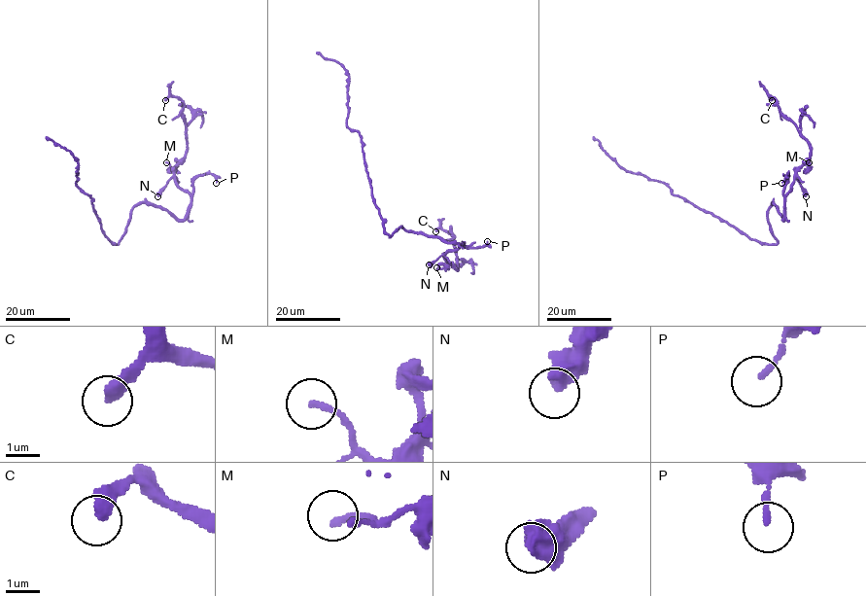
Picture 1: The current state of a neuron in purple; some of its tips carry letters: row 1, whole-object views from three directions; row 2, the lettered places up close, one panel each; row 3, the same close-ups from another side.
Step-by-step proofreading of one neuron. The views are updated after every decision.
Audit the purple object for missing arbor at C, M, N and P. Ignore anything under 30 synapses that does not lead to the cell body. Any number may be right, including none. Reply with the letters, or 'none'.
none

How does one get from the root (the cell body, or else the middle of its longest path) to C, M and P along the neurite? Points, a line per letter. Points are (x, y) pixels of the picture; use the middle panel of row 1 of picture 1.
C: (398, 229), (401, 227), (462, 243), (444, 255), (457, 269), (453, 237), (439, 227), (435, 231)
M: (398, 229), (401, 227), (405, 230), (462, 243), (444, 255), (450, 263), (447, 267), (436, 267)
P: (398, 229), (401, 227), (405, 230), (474, 248), (483, 247), (487, 241)

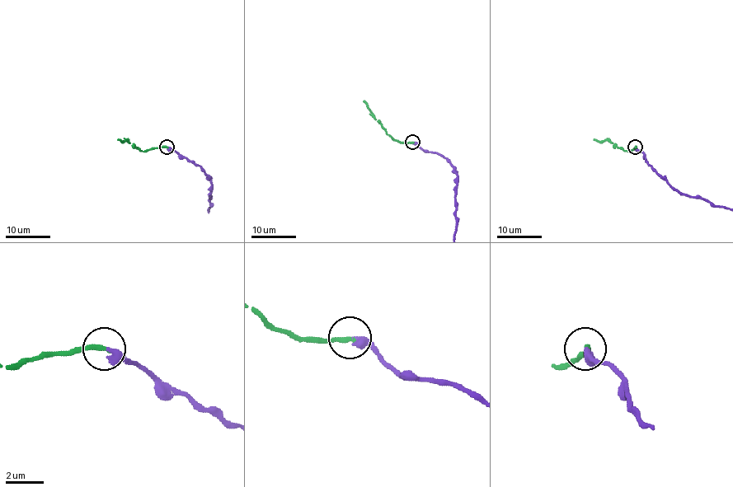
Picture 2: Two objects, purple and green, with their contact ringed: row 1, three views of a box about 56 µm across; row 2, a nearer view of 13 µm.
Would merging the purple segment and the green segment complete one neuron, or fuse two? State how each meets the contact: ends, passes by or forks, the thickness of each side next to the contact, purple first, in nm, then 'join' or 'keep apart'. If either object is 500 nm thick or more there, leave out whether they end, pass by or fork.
purple ends there; green ends there; 400 nm thick on the purple side, 260 nm on the other; join

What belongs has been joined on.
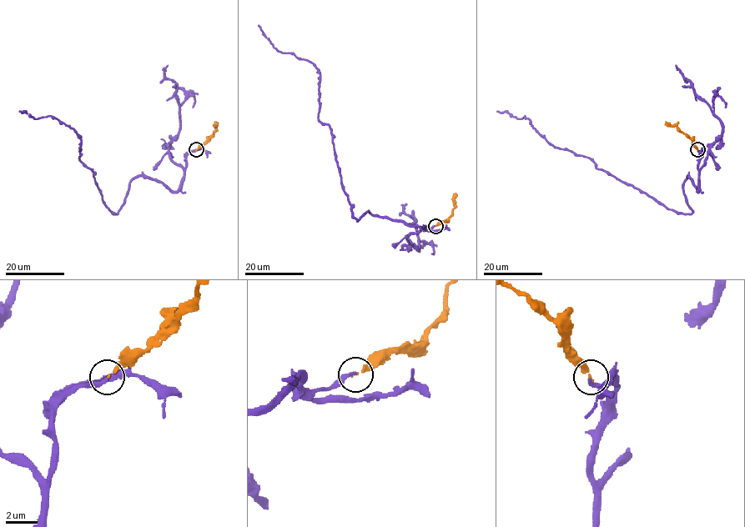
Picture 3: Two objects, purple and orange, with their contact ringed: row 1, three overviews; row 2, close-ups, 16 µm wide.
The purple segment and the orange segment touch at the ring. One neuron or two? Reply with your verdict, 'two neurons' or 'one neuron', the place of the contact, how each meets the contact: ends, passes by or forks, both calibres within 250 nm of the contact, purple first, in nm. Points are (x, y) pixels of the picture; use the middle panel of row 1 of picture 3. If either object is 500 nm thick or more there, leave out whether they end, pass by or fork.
one neuron; at (435, 226); purple ends there; orange ends there; 220 nm thick on the purple side, 130 nm on the other

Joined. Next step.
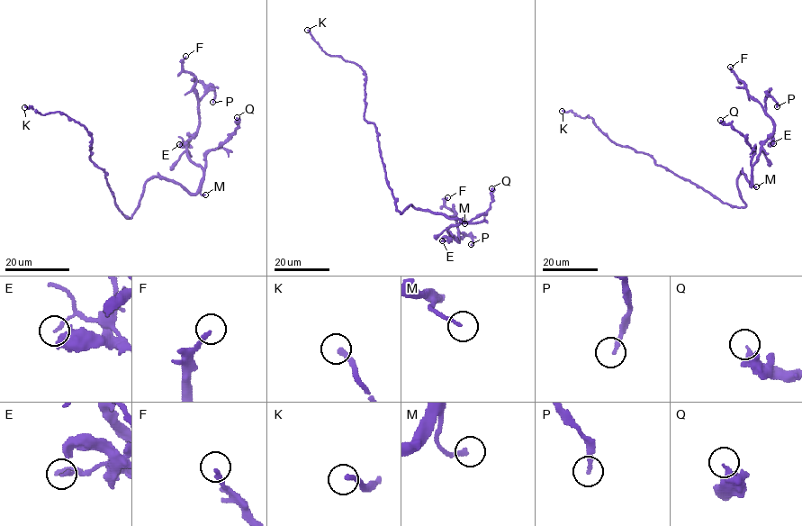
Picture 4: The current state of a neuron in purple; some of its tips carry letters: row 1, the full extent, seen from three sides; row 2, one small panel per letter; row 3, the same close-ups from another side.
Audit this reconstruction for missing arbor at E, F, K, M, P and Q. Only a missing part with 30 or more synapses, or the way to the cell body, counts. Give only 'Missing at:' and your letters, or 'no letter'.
Missing at: F, M, P

